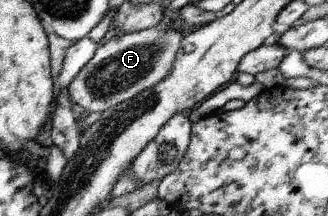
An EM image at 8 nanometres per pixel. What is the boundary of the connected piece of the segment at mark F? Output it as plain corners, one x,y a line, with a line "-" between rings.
155,26
137,32
114,36
102,45
97,45
90,59
79,69
73,80
66,85
71,103
79,104
83,110
102,113
104,110
133,98
147,90
169,74
172,62
183,35
176,29
159,29

